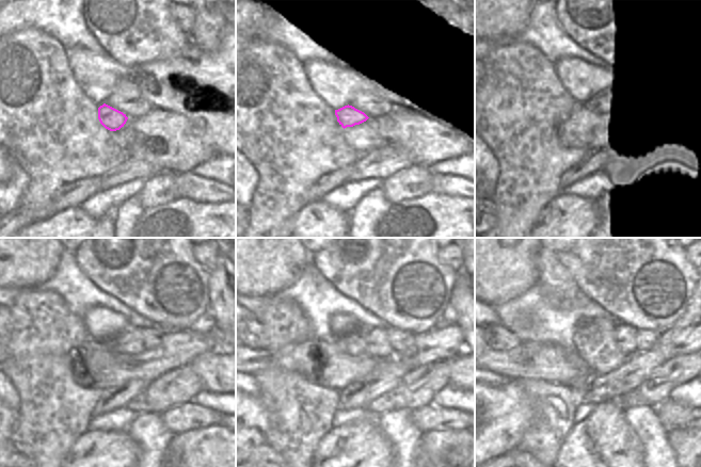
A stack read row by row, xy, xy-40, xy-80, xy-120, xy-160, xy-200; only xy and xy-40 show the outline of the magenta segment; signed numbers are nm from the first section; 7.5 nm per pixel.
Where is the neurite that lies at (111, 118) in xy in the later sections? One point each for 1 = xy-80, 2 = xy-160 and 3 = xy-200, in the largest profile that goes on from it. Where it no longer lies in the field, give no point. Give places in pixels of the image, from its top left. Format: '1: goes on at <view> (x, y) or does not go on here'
1: goes on at xy-80 (596, 107)
2: goes on at xy-160 (377, 344)
3: goes on at xy-200 (624, 335)

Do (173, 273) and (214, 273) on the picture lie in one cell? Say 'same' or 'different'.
different

